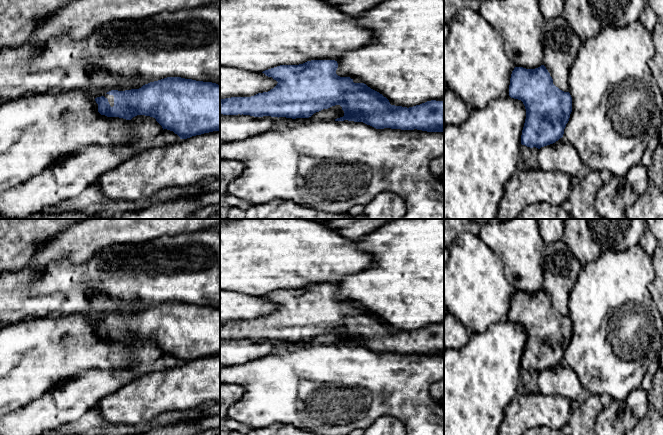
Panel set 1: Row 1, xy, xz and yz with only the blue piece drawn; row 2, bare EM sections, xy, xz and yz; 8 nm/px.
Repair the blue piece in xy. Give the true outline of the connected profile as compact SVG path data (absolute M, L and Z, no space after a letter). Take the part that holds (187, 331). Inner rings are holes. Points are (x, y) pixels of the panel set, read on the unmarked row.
M167 301L150 306L139 313L111 314L95 322L98 336L107 341L131 344L137 339L150 340L180 363L220 355L220 309L181 301Z

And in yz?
M544 289L535 293L515 291L509 320L521 324L526 333L522 369L540 373L563 361L572 336L572 321L553 308Z

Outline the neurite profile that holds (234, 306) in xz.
M220 290L220 324L231 321L251 321L268 316L277 307L262 296Z

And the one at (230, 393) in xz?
M220 382L220 421L227 418L228 408L237 403L246 389L238 384Z

